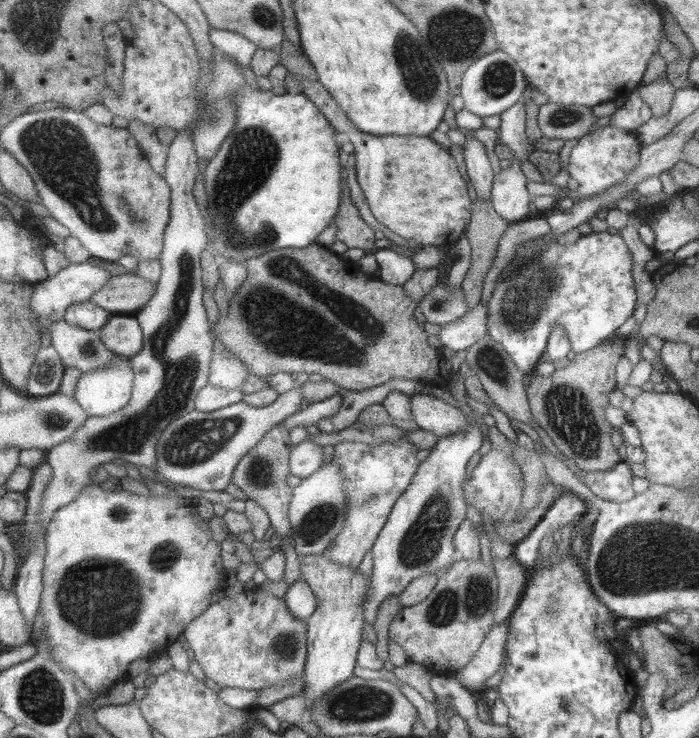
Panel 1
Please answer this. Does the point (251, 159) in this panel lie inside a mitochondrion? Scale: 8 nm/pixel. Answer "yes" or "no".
yes

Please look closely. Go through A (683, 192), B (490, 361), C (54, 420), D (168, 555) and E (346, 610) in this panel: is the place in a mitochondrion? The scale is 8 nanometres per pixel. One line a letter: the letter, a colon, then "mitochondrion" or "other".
A: other
B: mitochondrion
C: mitochondrion
D: mitochondrion
E: other

